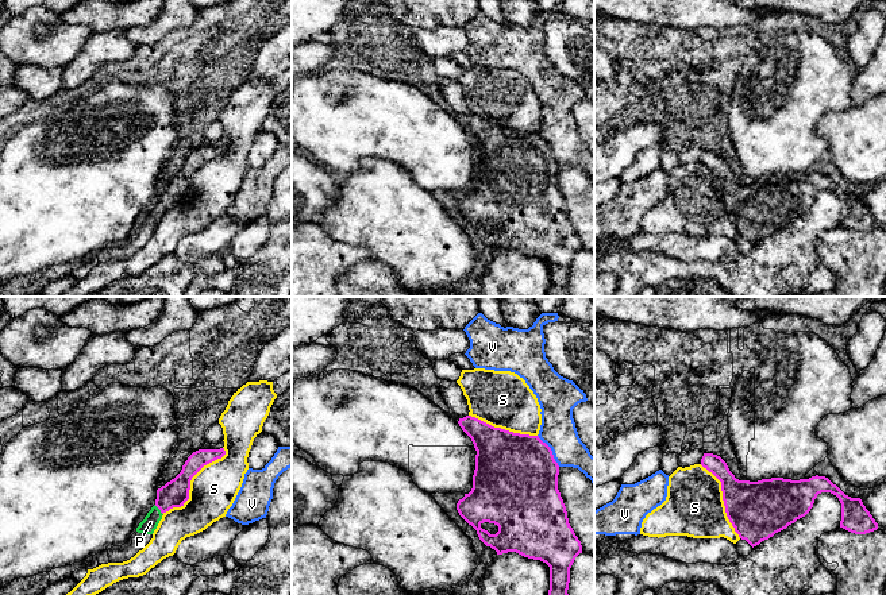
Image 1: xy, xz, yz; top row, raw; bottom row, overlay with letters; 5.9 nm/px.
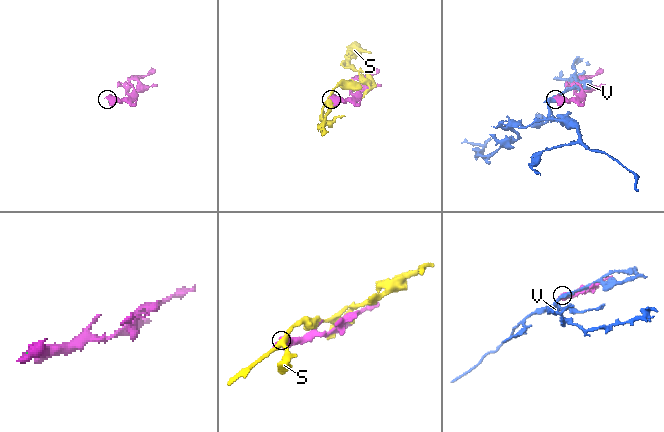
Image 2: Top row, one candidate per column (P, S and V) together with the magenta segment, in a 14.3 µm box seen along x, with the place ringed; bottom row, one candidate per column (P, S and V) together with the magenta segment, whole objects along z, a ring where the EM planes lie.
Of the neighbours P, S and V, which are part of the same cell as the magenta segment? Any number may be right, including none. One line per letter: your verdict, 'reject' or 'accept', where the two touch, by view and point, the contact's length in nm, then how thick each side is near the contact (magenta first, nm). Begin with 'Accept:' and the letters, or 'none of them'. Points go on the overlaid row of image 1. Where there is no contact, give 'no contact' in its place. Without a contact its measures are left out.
Accept: P
P: accept | xy (160, 509) | 80 nm | 160/90 nm
S: reject | xy (189, 482) | 550 nm | 160/280 nm
V: reject | xz (551, 451) | 240 nm | 480/220 nm

